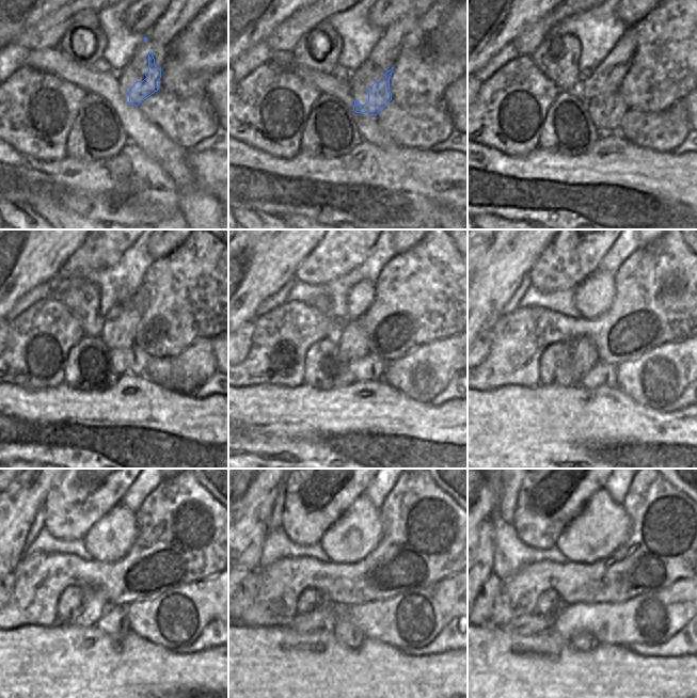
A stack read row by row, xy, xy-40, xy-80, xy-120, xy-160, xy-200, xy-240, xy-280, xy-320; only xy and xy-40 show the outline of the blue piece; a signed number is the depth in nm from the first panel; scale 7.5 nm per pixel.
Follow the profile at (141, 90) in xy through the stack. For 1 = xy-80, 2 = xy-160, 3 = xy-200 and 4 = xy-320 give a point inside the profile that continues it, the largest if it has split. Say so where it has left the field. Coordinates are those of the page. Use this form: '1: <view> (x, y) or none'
1: xy-80 (606, 116)
2: xy-160 (368, 367)
3: xy-200 (602, 374)
4: xy-320 (582, 641)

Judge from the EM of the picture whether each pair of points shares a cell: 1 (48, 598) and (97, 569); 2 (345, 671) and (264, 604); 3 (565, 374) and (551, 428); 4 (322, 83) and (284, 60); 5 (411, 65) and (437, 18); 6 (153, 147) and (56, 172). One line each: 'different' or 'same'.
1: same
2: different
3: different
4: same
5: same
6: different

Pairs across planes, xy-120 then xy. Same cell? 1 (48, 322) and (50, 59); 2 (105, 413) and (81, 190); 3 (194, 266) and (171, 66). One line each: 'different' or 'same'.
1: different
2: same
3: same

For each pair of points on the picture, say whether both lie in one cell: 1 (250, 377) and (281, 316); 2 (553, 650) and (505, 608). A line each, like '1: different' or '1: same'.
1: same
2: different

